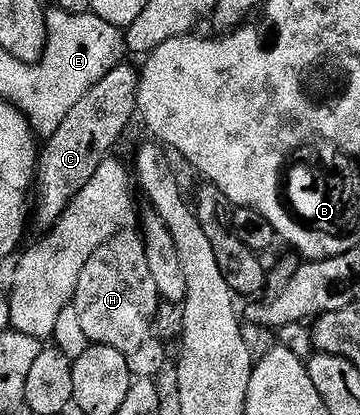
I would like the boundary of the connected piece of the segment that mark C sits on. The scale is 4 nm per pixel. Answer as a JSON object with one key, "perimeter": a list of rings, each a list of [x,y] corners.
{"perimeter":[[[130,62],[118,64],[116,68],[109,70],[109,74],[105,74],[105,78],[101,78],[101,82],[92,86],[89,94],[85,94],[85,98],[81,98],[81,102],[77,102],[77,106],[73,106],[73,110],[69,110],[69,114],[65,114],[65,122],[61,122],[61,126],[57,126],[54,134],[46,137],[39,154],[37,199],[33,204],[34,223],[36,220],[43,230],[54,228],[63,211],[69,206],[69,202],[73,202],[73,198],[81,190],[81,186],[85,186],[85,182],[89,182],[89,178],[93,178],[97,166],[101,166],[101,162],[114,153],[111,151],[114,150],[115,143],[122,138],[123,131],[130,126],[131,119],[136,119],[139,107],[139,74],[140,69],[134,68]]]}

